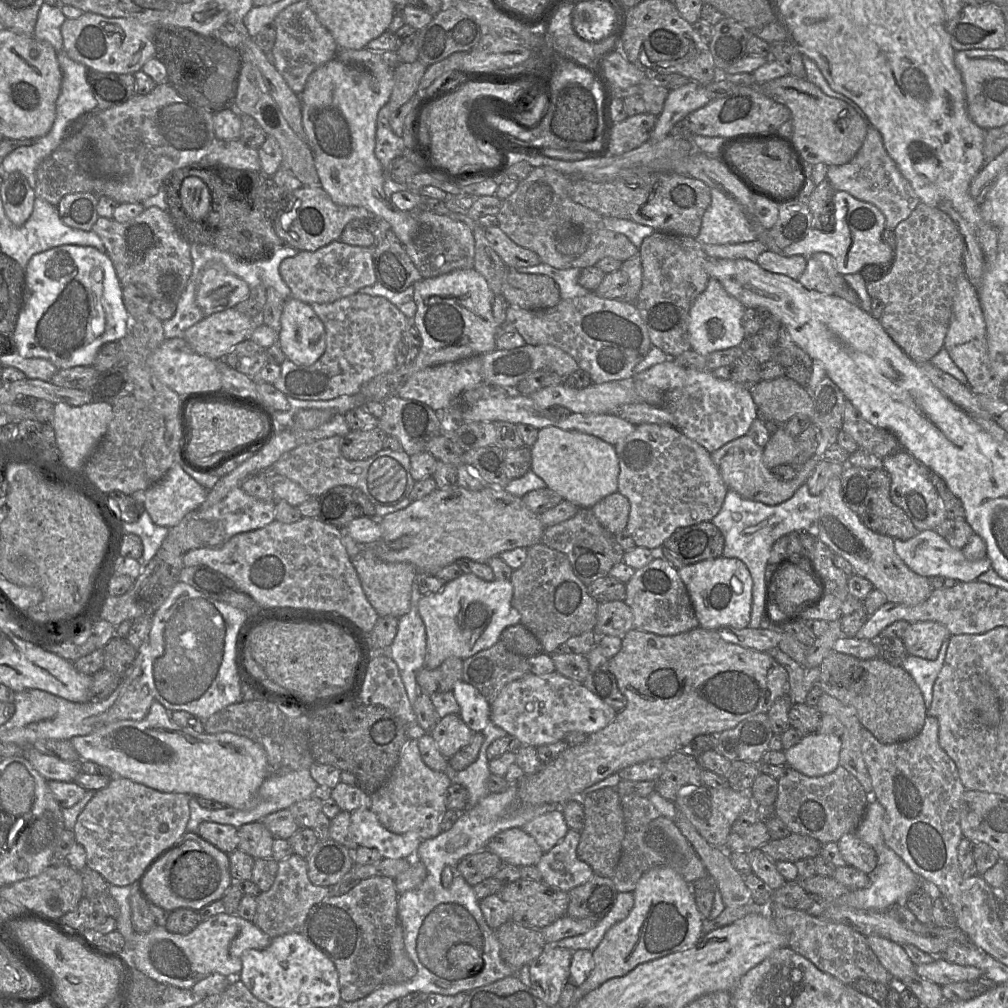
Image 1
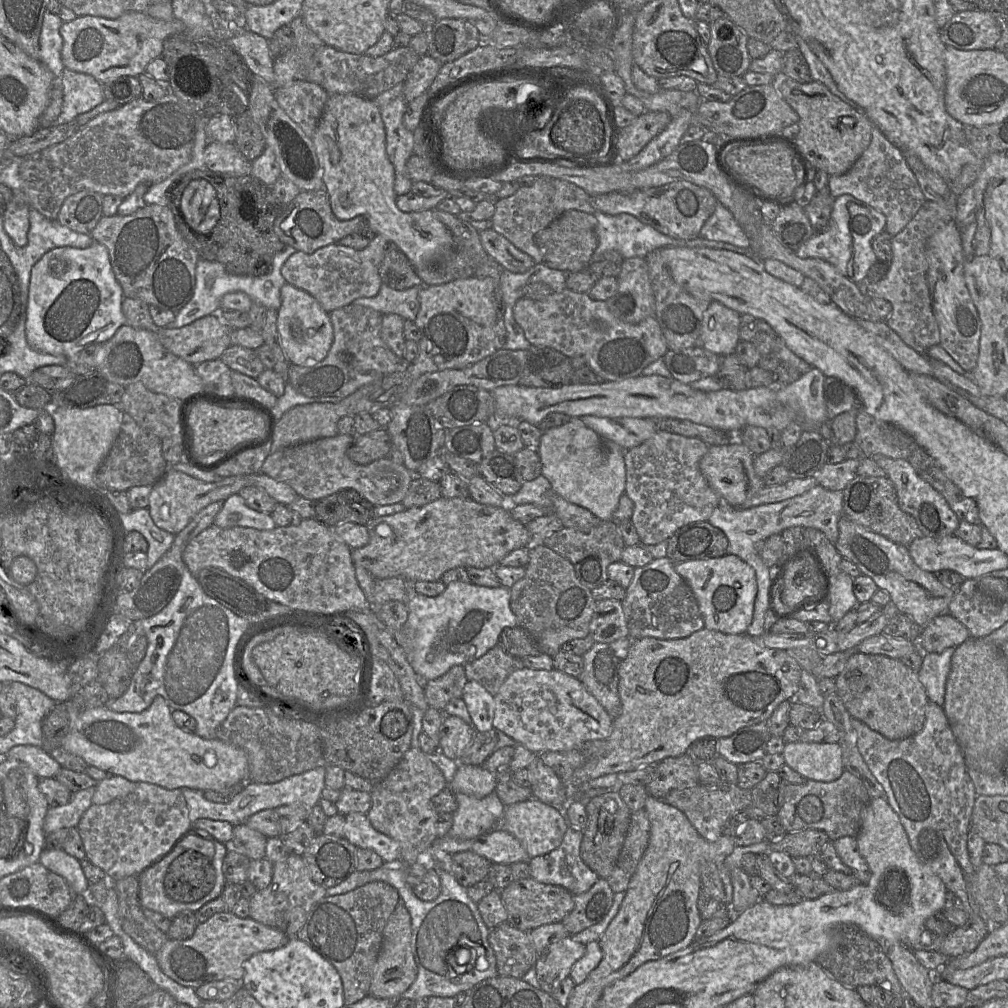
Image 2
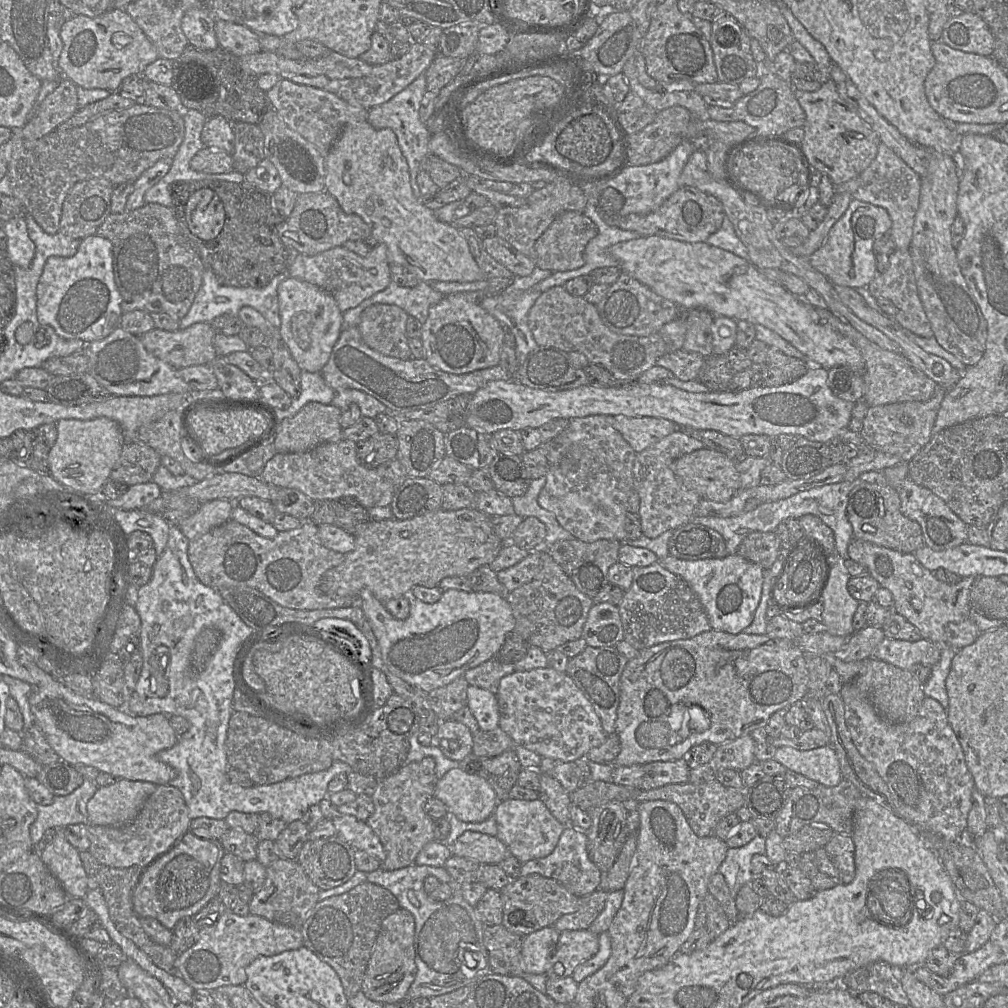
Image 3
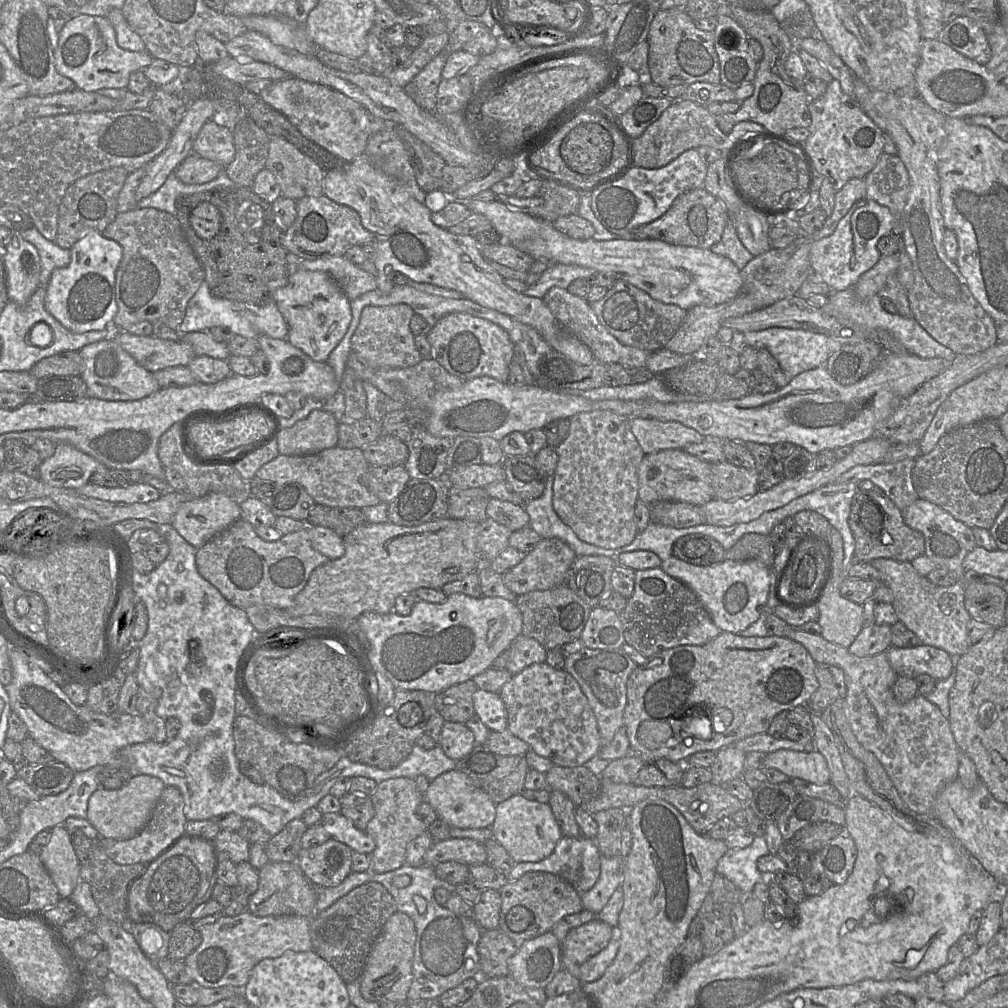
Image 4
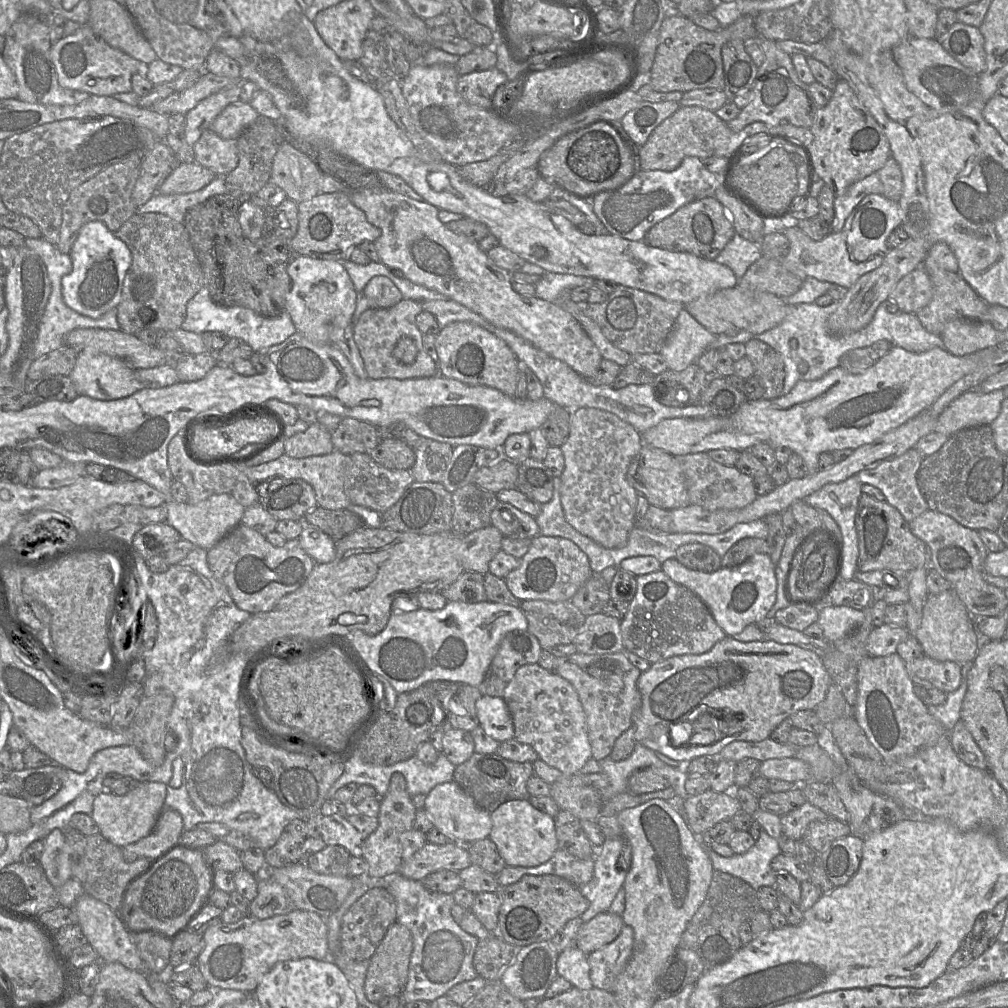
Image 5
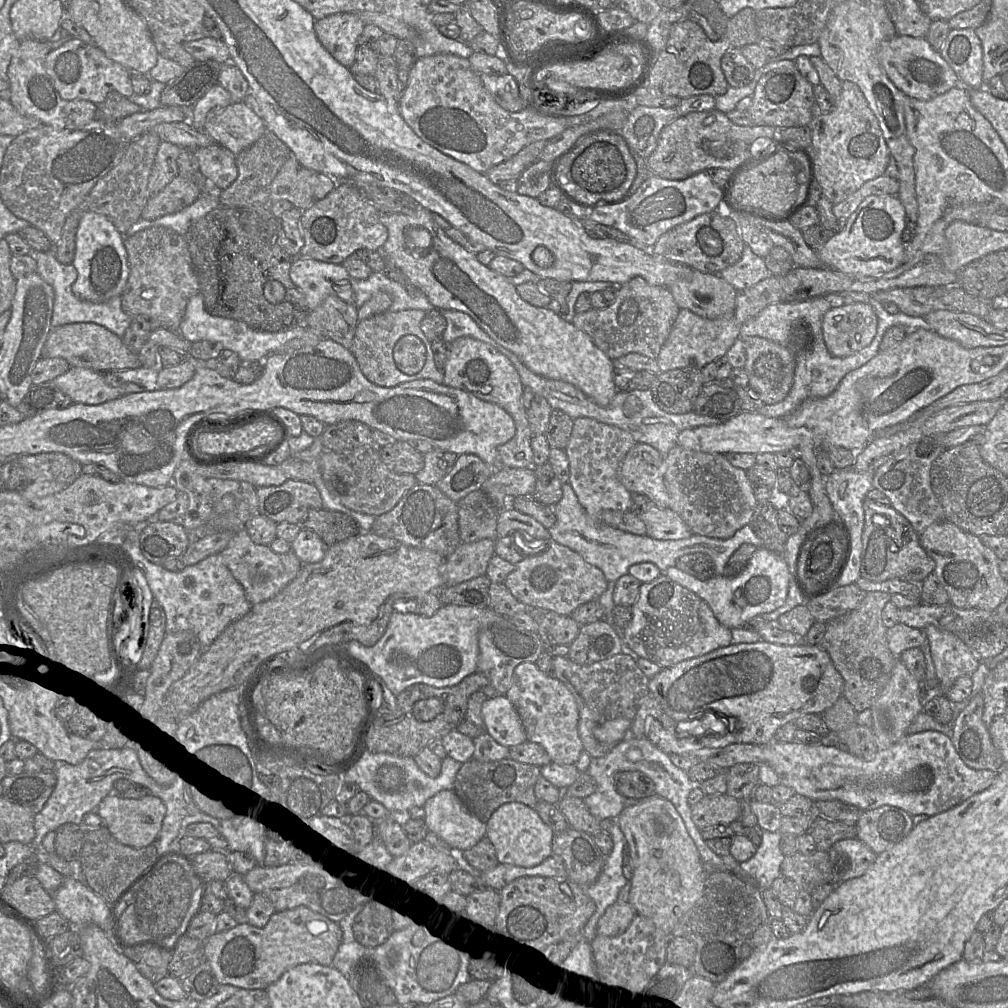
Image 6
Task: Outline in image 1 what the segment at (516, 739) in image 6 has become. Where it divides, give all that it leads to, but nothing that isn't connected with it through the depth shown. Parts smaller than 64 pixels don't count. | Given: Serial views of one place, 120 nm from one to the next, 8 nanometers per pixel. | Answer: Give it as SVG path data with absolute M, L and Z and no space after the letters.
M457 681L452 693L459 704L459 716L474 732L482 732L490 720L490 704L472 685Z

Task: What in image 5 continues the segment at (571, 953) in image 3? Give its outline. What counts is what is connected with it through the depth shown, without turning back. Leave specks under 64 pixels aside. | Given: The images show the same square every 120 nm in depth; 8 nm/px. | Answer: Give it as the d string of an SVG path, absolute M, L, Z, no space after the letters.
M609 911L600 913L579 928L574 946L589 955L613 942L623 926L622 916Z

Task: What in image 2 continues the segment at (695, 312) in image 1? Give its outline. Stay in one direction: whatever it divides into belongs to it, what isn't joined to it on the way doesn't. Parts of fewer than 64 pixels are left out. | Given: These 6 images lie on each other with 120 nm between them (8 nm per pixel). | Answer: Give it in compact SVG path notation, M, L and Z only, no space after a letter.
M711 301L701 323L700 346L719 355L733 354L740 341L740 314Z

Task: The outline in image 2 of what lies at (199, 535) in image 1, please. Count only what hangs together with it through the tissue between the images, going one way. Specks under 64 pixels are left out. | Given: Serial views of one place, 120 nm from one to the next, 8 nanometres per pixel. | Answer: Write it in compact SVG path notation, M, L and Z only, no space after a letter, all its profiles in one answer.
M238 493L230 495L222 502L213 524L220 528L241 526L258 530L271 530L277 526L271 514L250 508Z

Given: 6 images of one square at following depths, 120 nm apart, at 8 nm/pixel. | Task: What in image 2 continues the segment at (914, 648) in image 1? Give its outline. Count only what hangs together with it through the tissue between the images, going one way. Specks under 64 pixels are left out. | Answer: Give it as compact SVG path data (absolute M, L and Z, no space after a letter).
M940 615L922 627L918 647L923 653L940 653L946 648L956 648L970 638L969 630L951 615Z

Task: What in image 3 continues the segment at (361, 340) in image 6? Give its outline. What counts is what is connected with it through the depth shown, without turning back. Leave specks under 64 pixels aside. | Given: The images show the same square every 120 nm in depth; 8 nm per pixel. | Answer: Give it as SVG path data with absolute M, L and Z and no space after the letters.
M374 304L360 315L357 325L365 344L377 352L402 360L412 357L406 336L405 310L388 304Z

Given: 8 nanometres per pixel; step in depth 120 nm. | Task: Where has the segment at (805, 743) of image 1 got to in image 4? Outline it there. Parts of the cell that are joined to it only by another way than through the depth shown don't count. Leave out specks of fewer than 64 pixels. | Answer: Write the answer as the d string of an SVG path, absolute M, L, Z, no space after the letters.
M777 750L767 754L765 768L778 770L789 780L799 778L817 785L830 782L830 771L826 760L818 751Z

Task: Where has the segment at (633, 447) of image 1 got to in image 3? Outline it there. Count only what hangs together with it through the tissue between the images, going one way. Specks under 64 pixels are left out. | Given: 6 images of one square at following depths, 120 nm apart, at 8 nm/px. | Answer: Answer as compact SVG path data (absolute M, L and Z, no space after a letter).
M678 429L637 453L633 468L634 490L640 497L638 514L641 519L643 535L648 538L657 538L665 531L675 530L692 522L696 516L696 507L702 498L680 482L673 471L673 463L680 456L704 447L705 445L700 440L688 435L683 429Z

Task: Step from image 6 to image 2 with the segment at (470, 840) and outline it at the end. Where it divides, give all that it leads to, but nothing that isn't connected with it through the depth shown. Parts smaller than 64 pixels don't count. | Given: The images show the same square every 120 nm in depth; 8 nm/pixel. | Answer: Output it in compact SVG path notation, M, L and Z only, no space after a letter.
M459 764L448 787L454 793L464 793L478 799L495 791L497 780L483 766Z

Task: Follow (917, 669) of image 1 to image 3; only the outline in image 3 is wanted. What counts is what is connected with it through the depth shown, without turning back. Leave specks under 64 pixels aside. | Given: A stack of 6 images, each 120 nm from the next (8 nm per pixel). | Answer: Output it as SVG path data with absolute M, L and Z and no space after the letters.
M942 647L939 661L931 667L929 679L922 684L924 695L937 700L945 710L947 710L949 703L946 679L957 651L950 647Z

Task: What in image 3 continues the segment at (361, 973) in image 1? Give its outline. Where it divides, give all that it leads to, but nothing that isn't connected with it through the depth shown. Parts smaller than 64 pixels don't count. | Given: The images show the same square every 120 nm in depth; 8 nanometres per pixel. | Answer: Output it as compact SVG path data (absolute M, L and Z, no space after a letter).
M366 881L346 893L319 901L301 926L303 946L336 971L348 999L362 990L382 922L399 908L397 898L388 889Z

